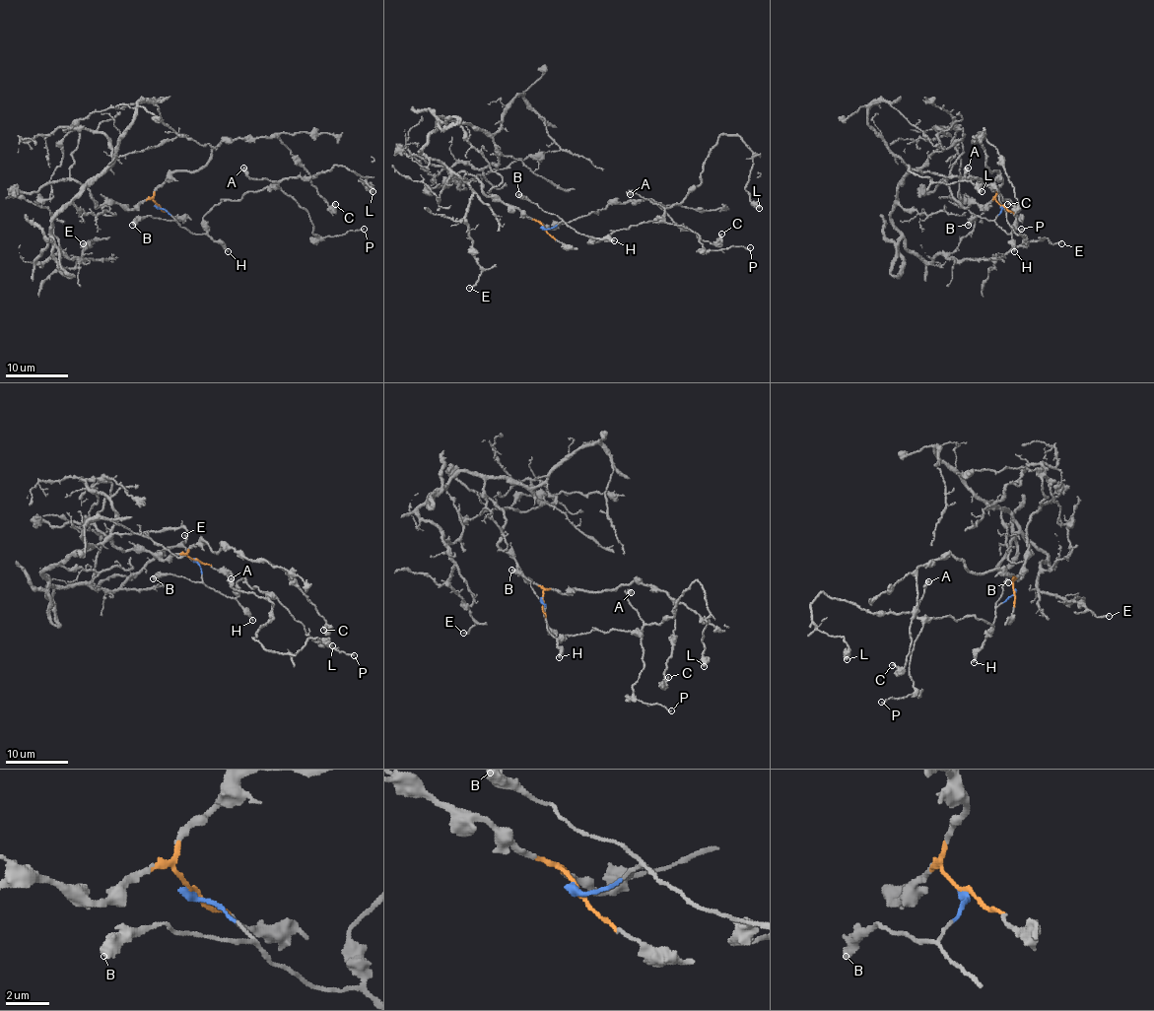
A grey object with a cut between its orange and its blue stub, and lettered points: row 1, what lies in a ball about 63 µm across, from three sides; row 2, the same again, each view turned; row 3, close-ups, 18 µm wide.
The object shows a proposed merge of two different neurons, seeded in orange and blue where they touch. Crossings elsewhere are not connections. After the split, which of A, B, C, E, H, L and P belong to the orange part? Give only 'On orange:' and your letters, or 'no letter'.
On orange: C, E

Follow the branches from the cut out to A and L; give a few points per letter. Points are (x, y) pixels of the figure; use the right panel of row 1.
A: (1002, 206), (994, 222), (1007, 235), (1011, 231), (1015, 206), (986, 184), (969, 179), (968, 167)
L: (1002, 206), (994, 222), (1008, 235), (1015, 206), (979, 177), (909, 166), (935, 182), (974, 182), (982, 192)

